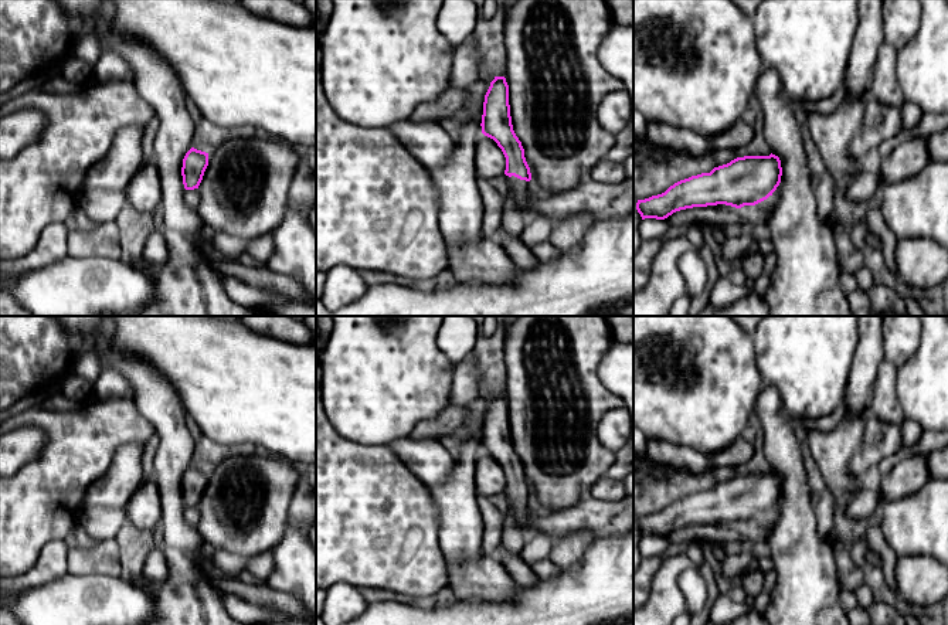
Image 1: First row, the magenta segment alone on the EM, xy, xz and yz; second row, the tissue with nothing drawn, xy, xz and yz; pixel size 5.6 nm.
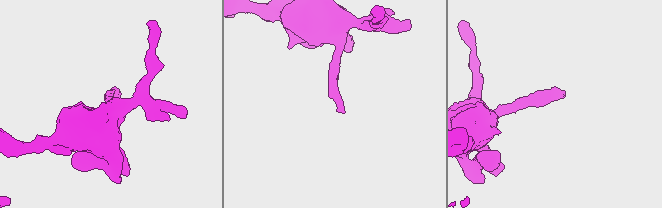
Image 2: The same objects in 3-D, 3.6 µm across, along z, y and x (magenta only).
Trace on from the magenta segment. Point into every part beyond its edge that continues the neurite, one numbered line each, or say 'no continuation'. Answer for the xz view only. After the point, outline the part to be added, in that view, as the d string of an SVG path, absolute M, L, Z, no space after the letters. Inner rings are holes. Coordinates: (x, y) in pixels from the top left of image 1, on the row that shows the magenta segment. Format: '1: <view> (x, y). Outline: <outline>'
1: xz (604, 201). Outline: M514 176L509 179L517 208L527 217L543 215L553 224L575 214L591 214L594 223L619 218L633 213L633 177L615 184L594 180L580 183L570 190L550 194L547 198L529 196L529 181Z

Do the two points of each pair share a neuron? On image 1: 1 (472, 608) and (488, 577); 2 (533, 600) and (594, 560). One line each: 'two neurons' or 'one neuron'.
1: two neurons
2: one neuron

